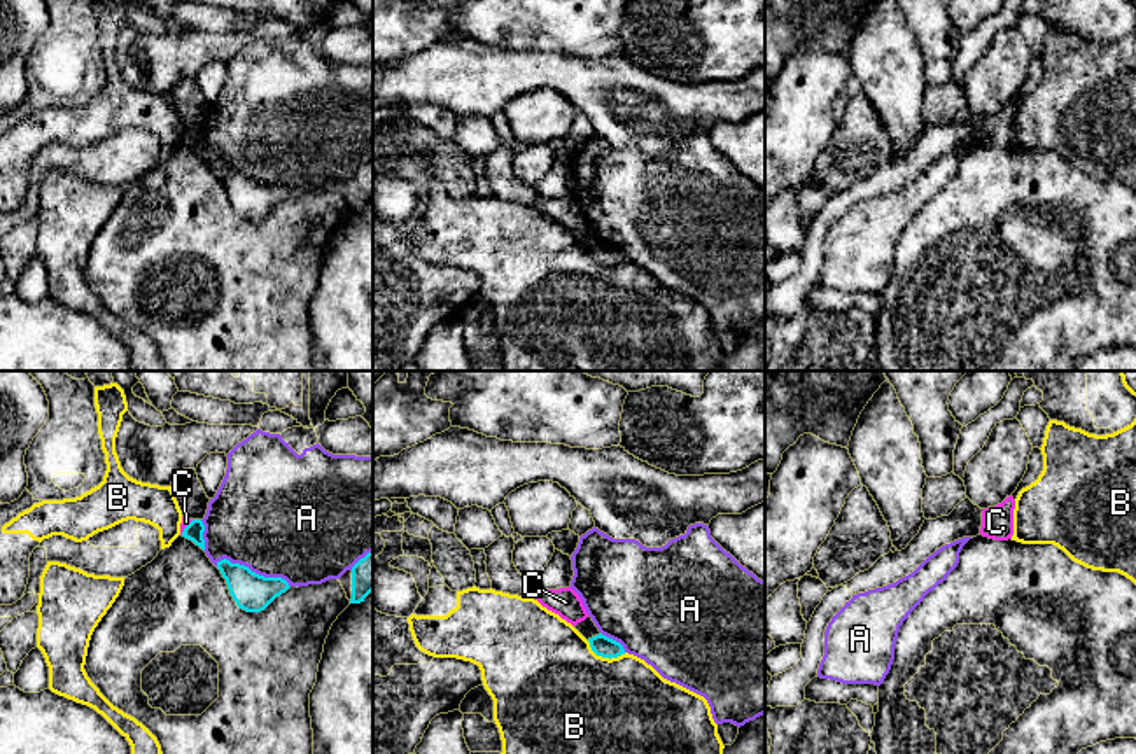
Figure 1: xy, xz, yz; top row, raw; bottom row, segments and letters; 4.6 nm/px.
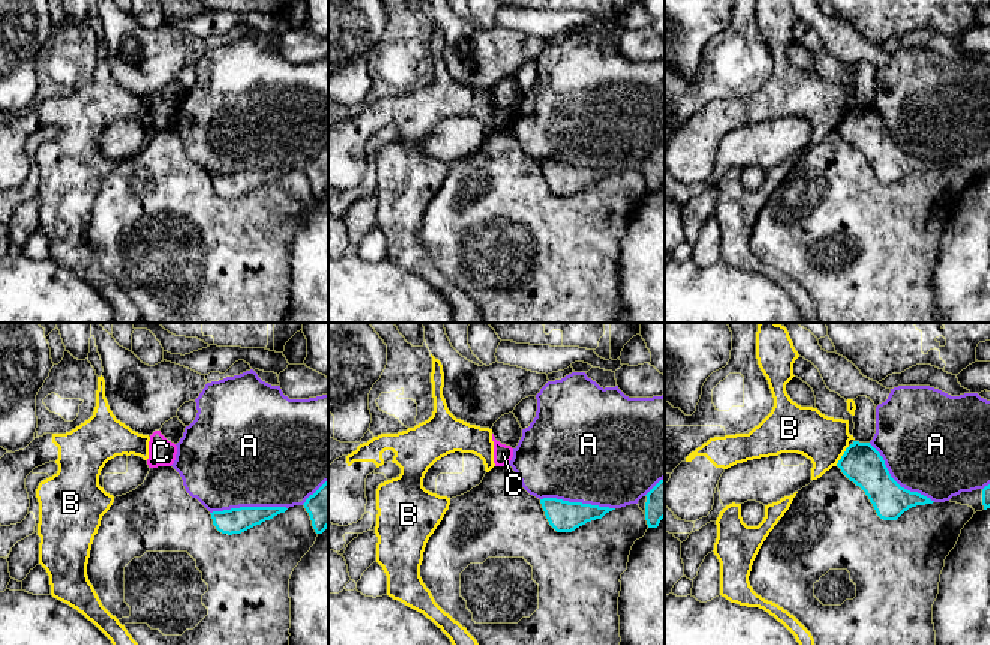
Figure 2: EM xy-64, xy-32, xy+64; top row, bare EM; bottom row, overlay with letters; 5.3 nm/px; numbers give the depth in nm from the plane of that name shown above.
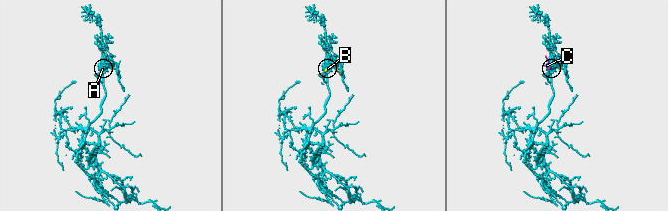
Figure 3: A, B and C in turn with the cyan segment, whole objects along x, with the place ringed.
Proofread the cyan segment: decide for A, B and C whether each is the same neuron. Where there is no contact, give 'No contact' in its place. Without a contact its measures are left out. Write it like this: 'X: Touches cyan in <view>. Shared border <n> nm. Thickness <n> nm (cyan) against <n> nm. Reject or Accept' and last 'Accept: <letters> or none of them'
A: Touches cyan in xy. Shared border 360 nm. Thickness 170 nm (cyan) against 480 nm. Reject
B: Touches cyan in xz. Shared border 190 nm. Thickness 100 nm (cyan) against 500 nm. Reject
C: Touches cyan in xy. Shared border 90 nm. Thickness 80 nm (cyan) against 40 nm. Reject
Accept: none of them

